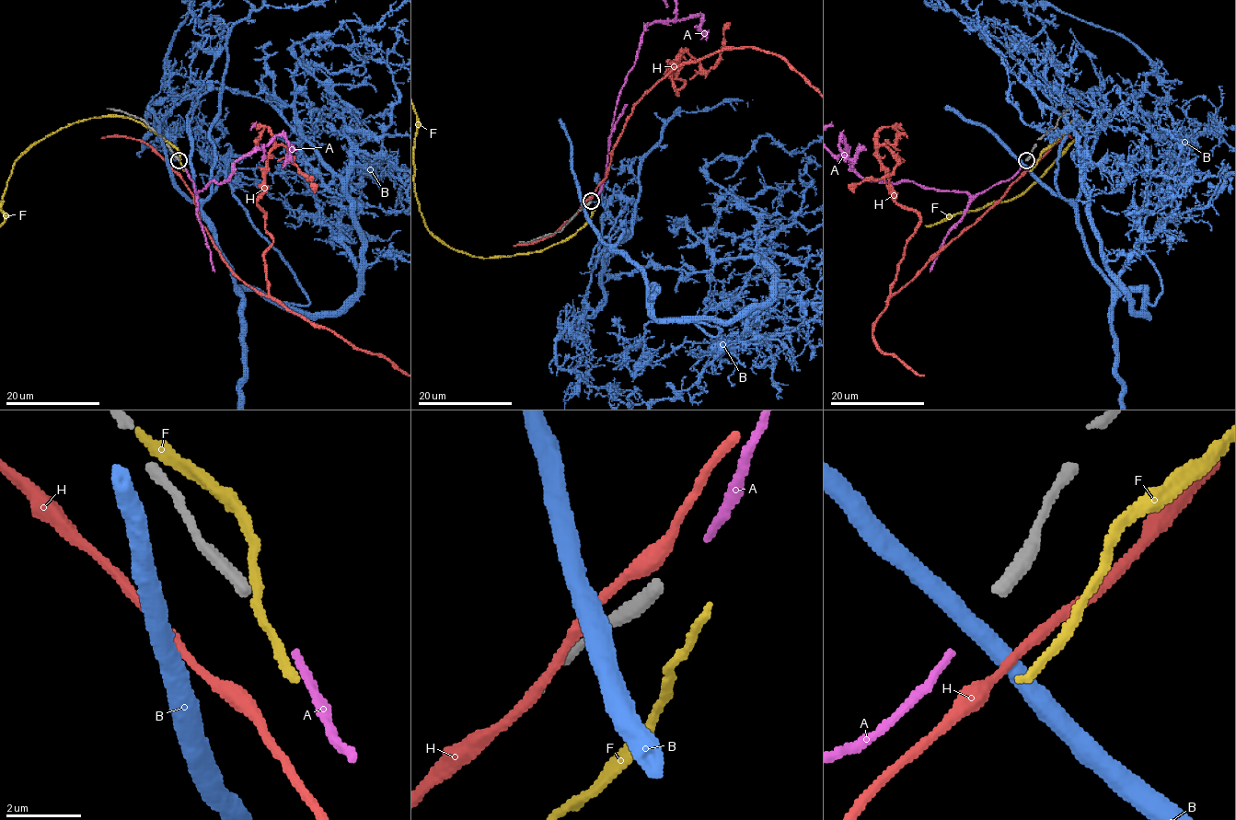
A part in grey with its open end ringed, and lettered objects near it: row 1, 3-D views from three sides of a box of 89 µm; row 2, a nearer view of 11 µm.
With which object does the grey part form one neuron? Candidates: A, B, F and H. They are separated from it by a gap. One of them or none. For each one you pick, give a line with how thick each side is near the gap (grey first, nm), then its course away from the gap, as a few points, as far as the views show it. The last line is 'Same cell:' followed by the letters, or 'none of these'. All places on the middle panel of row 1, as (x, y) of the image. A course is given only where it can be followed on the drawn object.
A: 360/200 nm | via (597, 195), (605, 179), (618, 96), (646, 28), (701, 14), (706, 40)
Same cell: A

